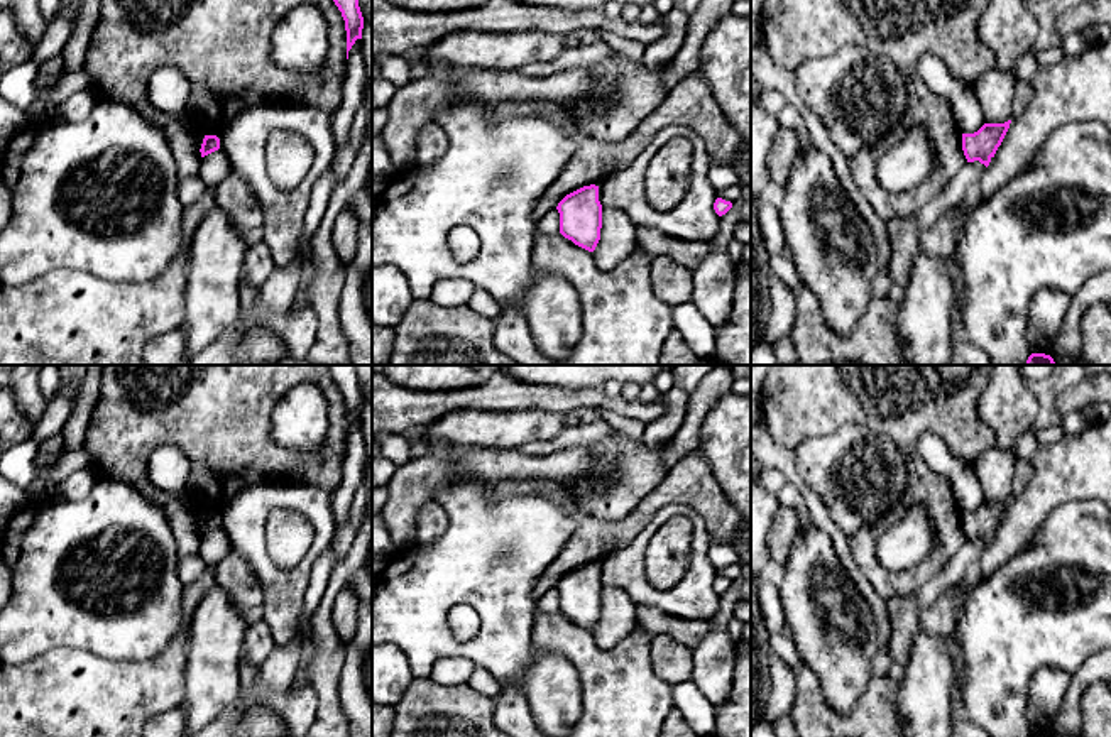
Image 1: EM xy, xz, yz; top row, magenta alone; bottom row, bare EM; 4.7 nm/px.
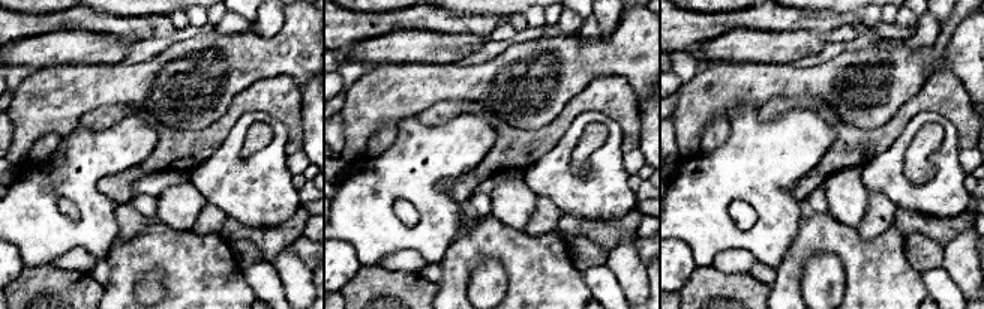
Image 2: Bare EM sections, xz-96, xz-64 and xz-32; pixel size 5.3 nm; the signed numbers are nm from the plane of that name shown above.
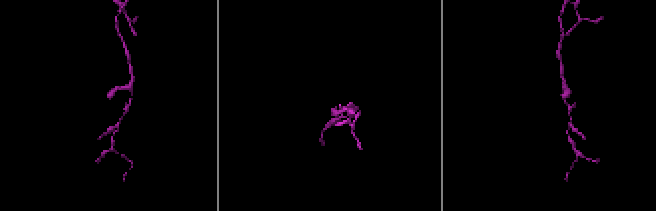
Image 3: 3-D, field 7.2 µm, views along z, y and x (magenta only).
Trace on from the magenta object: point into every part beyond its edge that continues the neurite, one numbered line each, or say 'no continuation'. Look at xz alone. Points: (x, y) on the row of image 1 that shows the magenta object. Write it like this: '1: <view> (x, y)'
no continuation

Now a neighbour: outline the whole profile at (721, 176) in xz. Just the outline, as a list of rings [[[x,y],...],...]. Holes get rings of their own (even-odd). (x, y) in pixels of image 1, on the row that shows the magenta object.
[[[710,164],[709,167],[709,181],[719,191],[729,186],[741,184],[737,171],[734,166],[715,166]]]

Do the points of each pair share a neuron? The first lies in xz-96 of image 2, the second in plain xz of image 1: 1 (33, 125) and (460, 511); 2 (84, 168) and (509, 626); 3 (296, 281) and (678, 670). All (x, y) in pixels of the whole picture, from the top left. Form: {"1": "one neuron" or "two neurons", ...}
{"1": "two neurons", "2": "one neuron", "3": "two neurons"}

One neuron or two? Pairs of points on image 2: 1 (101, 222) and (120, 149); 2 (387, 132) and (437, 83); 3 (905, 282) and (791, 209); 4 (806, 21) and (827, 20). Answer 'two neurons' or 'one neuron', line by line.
1: one neuron
2: two neurons
3: two neurons
4: one neuron

